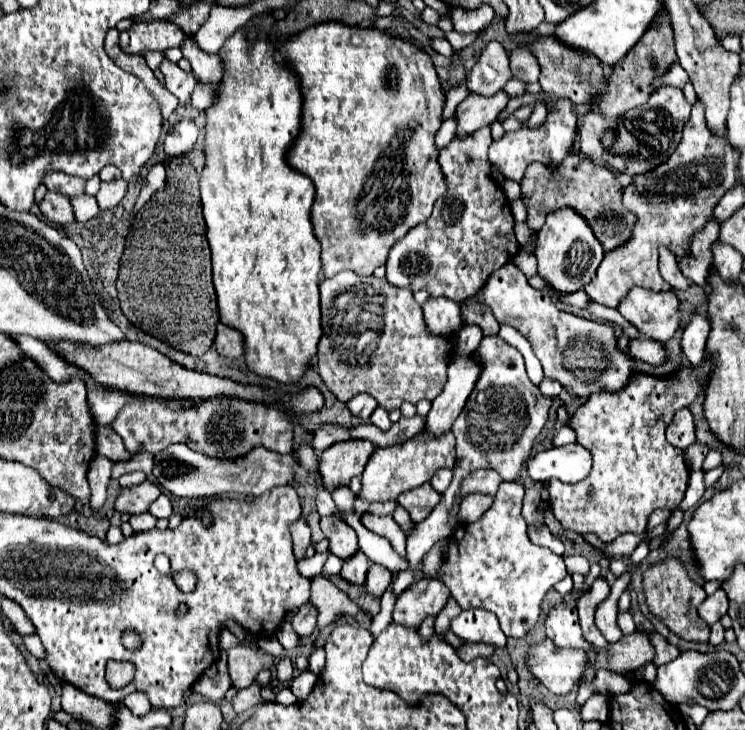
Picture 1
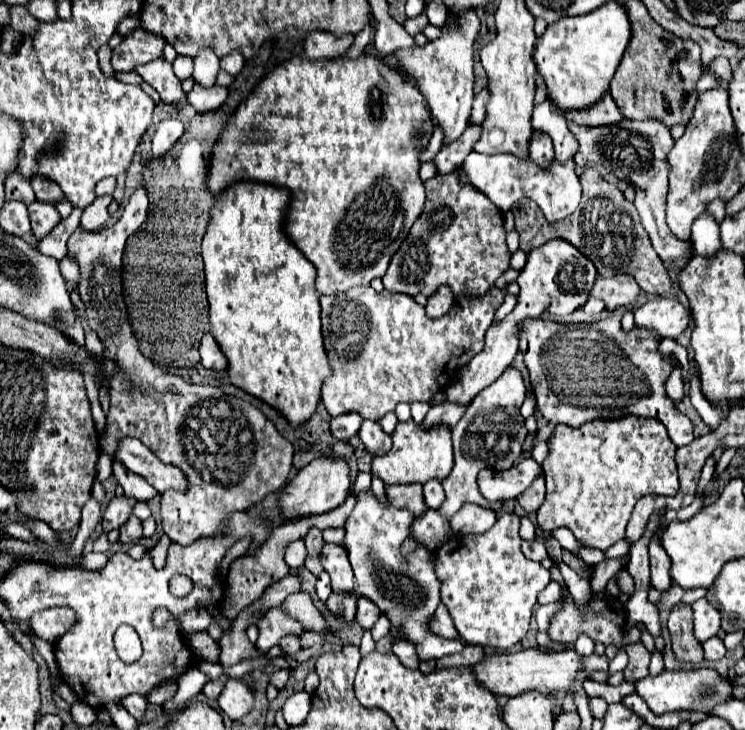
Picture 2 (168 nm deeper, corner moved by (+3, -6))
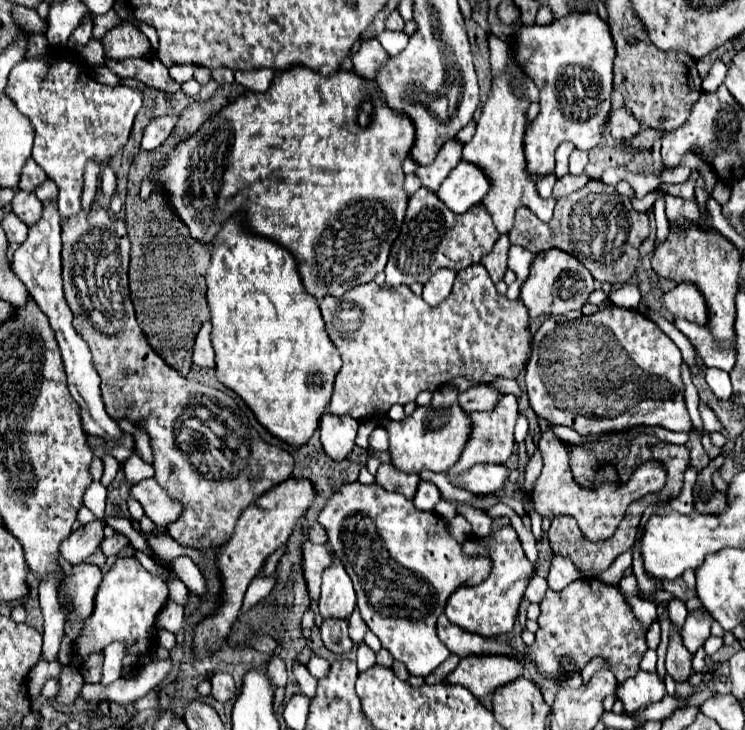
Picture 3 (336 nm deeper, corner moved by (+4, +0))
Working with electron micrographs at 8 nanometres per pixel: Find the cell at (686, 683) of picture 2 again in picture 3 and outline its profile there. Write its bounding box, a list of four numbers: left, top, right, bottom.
[615,670,667,712]

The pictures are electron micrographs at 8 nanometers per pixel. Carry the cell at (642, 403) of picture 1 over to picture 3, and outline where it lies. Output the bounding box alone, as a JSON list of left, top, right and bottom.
[533,428,667,542]

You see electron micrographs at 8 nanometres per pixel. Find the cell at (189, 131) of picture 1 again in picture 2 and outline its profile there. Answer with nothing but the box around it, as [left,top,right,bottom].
[152,120,184,158]

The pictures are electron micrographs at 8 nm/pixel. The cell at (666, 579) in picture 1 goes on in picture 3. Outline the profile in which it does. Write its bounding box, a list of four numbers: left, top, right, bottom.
[665,622,693,680]

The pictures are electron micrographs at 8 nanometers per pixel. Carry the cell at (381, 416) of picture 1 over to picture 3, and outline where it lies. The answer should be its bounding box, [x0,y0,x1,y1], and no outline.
[369,428,389,452]

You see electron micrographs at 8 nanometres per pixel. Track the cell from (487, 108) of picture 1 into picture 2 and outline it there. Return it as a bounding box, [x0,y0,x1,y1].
[434,126,482,174]

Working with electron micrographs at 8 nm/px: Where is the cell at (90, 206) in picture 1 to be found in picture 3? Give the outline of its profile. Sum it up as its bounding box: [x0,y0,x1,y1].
[35,180,57,202]

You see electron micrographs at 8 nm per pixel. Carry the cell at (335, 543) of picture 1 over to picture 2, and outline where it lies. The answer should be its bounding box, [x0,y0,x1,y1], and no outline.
[322,544,354,594]

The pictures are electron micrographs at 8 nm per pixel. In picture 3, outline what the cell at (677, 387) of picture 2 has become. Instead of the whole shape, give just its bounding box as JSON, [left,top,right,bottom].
[699,402,721,434]

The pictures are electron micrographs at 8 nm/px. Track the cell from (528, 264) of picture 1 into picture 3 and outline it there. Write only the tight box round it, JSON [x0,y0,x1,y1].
[481,234,511,284]

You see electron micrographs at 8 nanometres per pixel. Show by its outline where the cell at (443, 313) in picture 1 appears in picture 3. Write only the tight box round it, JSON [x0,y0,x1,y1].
[423,270,455,306]

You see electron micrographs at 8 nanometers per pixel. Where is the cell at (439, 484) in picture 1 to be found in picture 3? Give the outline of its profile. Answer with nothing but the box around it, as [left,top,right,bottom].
[413,482,441,510]

